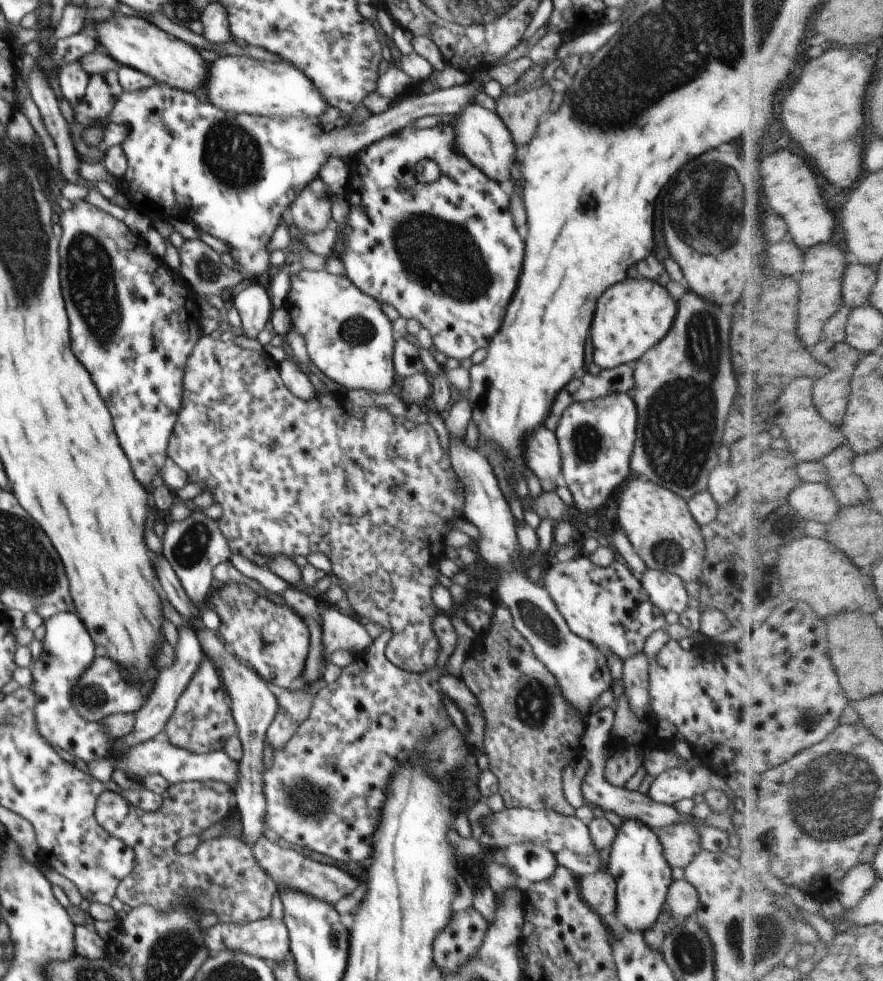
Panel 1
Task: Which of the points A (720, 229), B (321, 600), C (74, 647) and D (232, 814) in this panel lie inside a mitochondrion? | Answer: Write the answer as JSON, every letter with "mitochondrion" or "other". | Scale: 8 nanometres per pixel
{"A":"mitochondrion","B":"other","C":"other","D":"other"}

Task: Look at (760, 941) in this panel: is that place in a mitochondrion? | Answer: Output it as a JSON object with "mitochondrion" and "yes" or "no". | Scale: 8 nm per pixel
{"mitochondrion":"yes"}

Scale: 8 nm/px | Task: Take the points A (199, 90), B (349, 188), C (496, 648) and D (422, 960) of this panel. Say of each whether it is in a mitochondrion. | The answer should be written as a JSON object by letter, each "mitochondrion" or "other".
{"A":"other","B":"other","C":"other","D":"other"}

